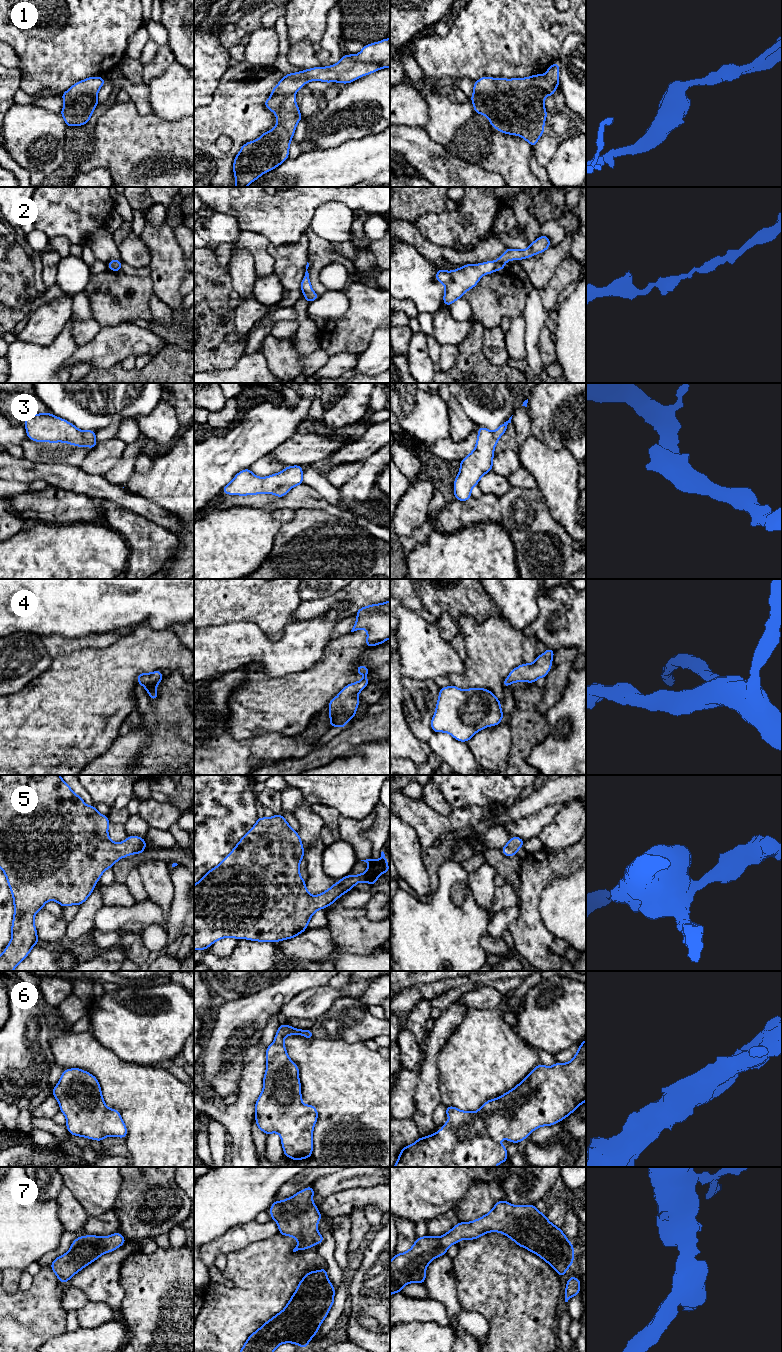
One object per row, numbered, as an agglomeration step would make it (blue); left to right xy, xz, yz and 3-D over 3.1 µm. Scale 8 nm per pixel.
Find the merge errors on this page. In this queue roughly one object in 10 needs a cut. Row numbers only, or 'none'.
none

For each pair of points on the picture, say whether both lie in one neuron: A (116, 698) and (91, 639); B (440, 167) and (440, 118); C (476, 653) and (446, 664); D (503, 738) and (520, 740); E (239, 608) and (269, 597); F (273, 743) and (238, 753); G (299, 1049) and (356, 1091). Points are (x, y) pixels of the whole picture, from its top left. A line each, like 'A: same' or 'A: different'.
A: different
B: different
C: different
D: different
E: same
F: same
G: same

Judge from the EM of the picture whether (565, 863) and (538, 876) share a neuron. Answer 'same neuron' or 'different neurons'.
same neuron

